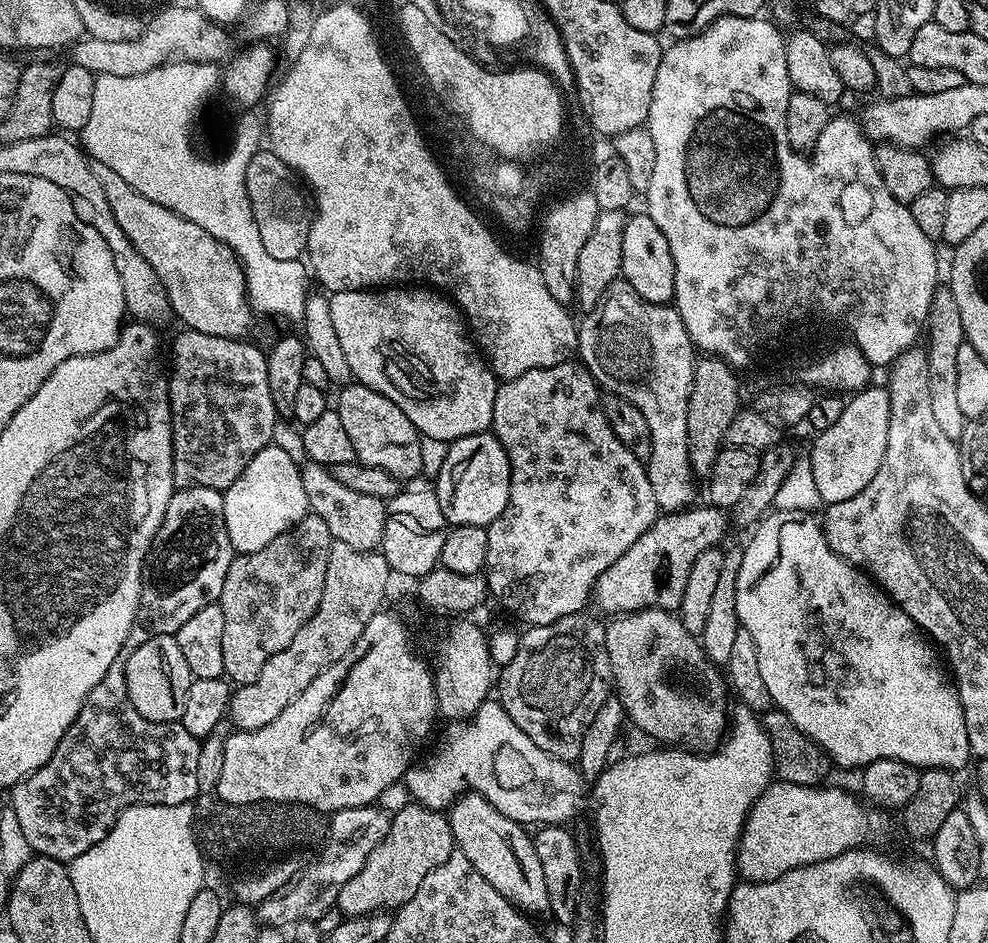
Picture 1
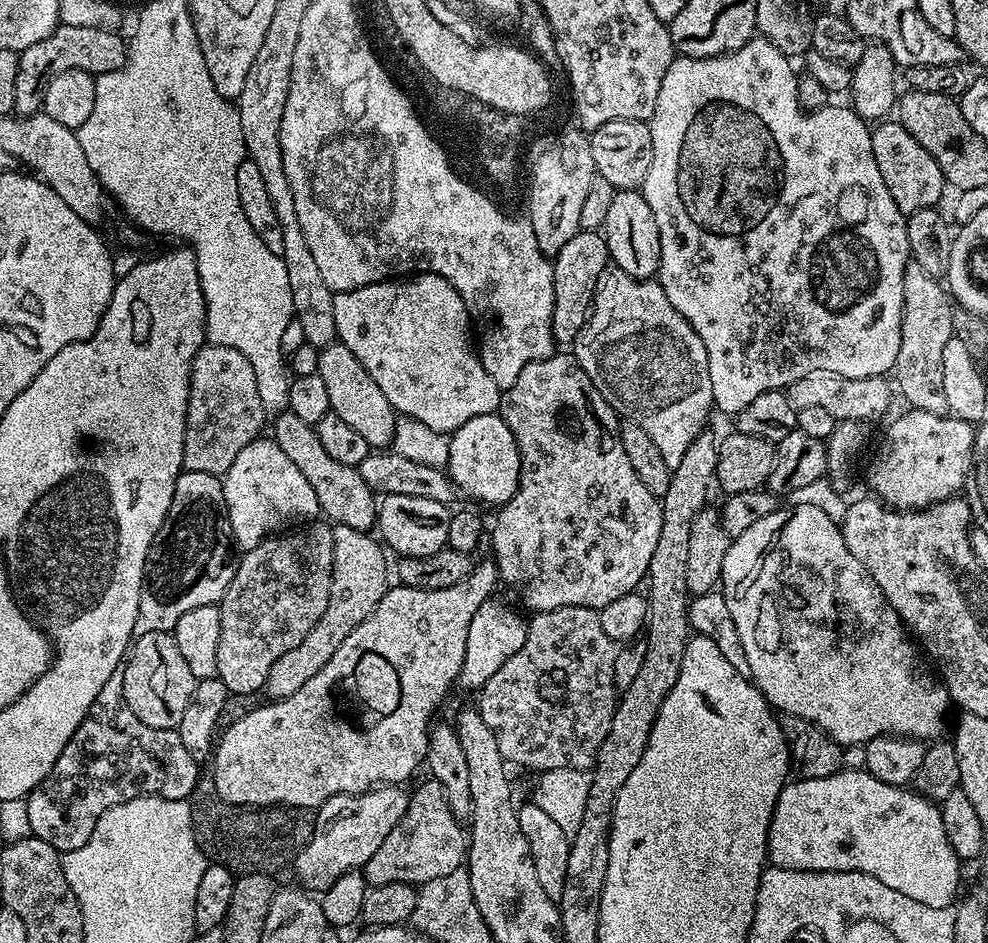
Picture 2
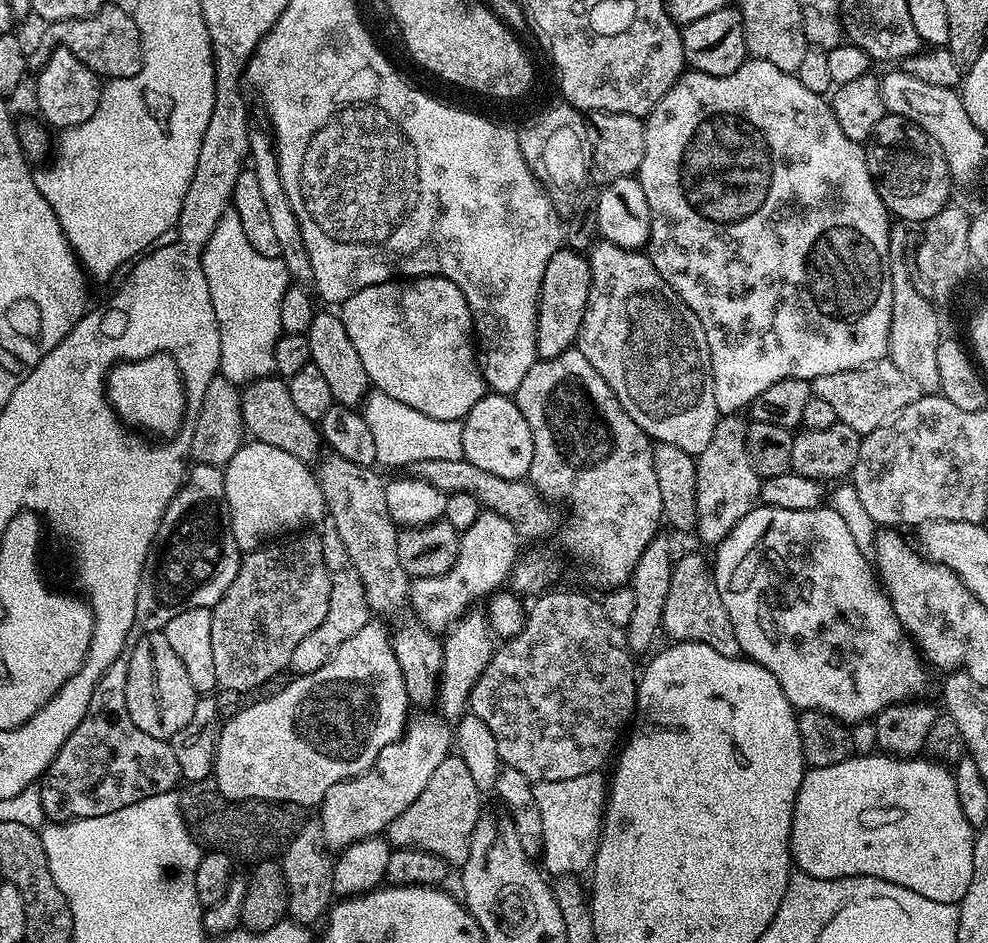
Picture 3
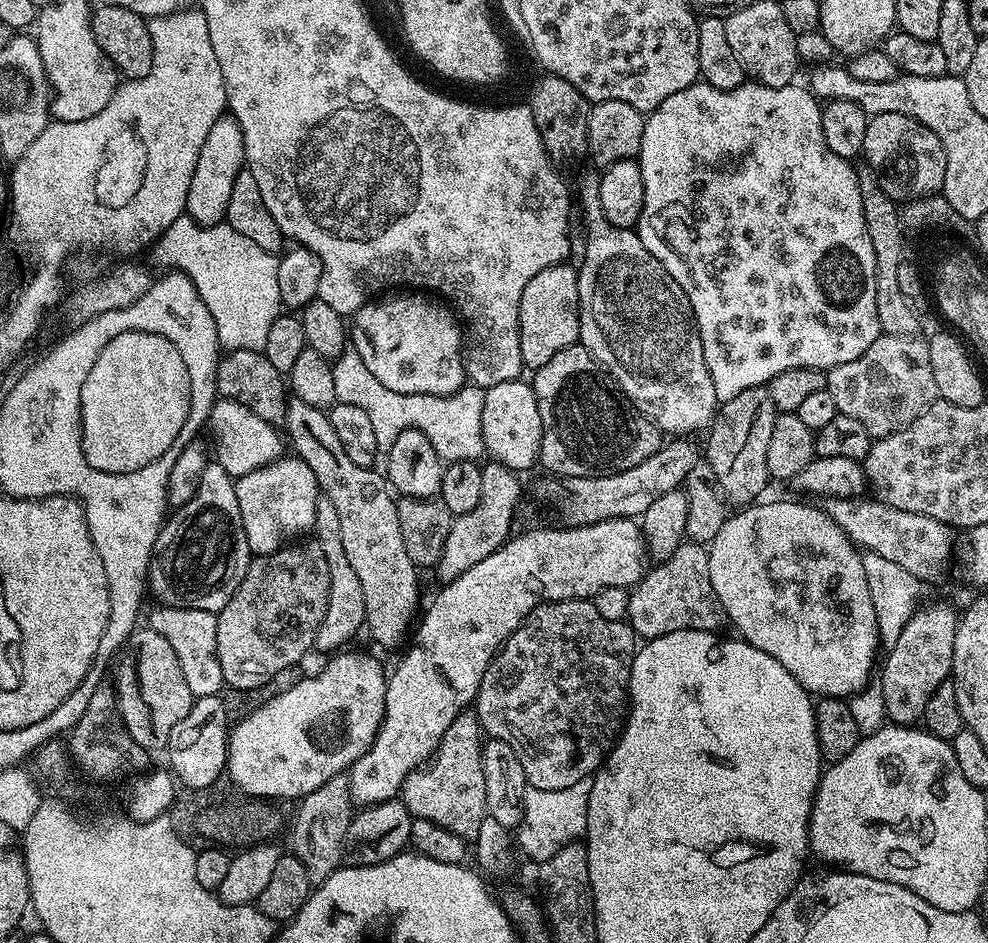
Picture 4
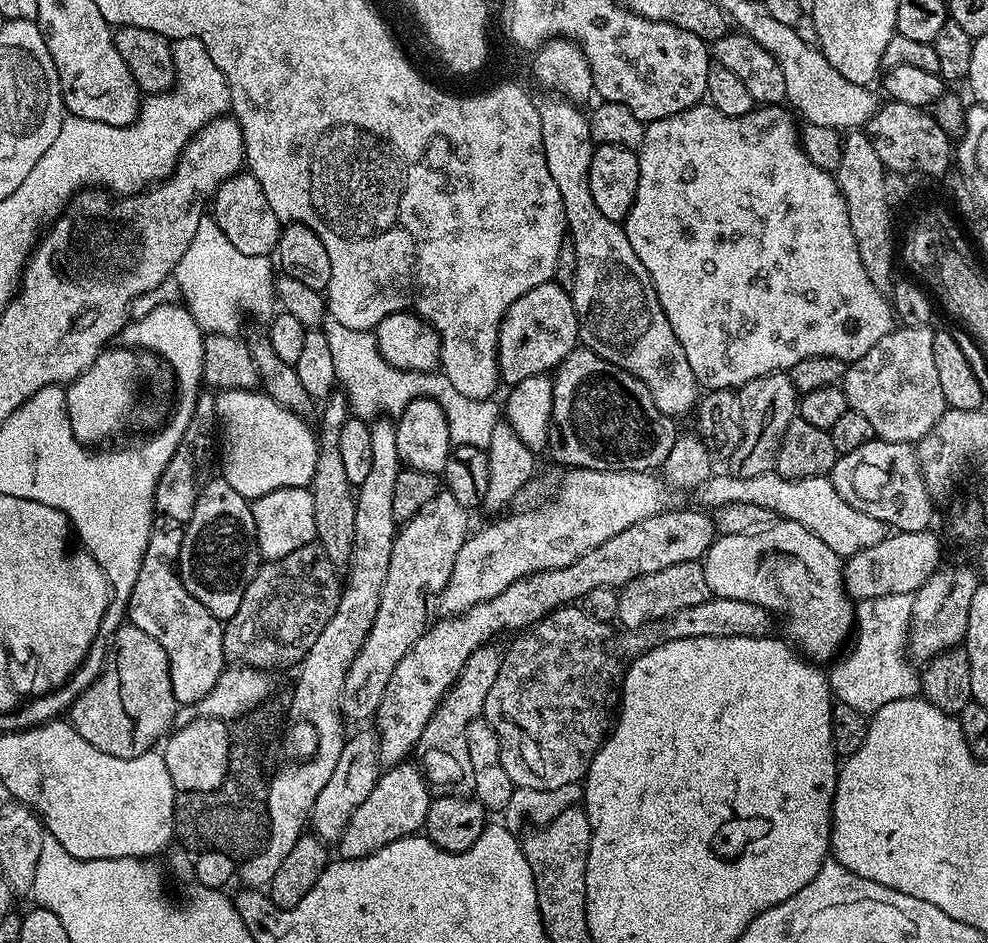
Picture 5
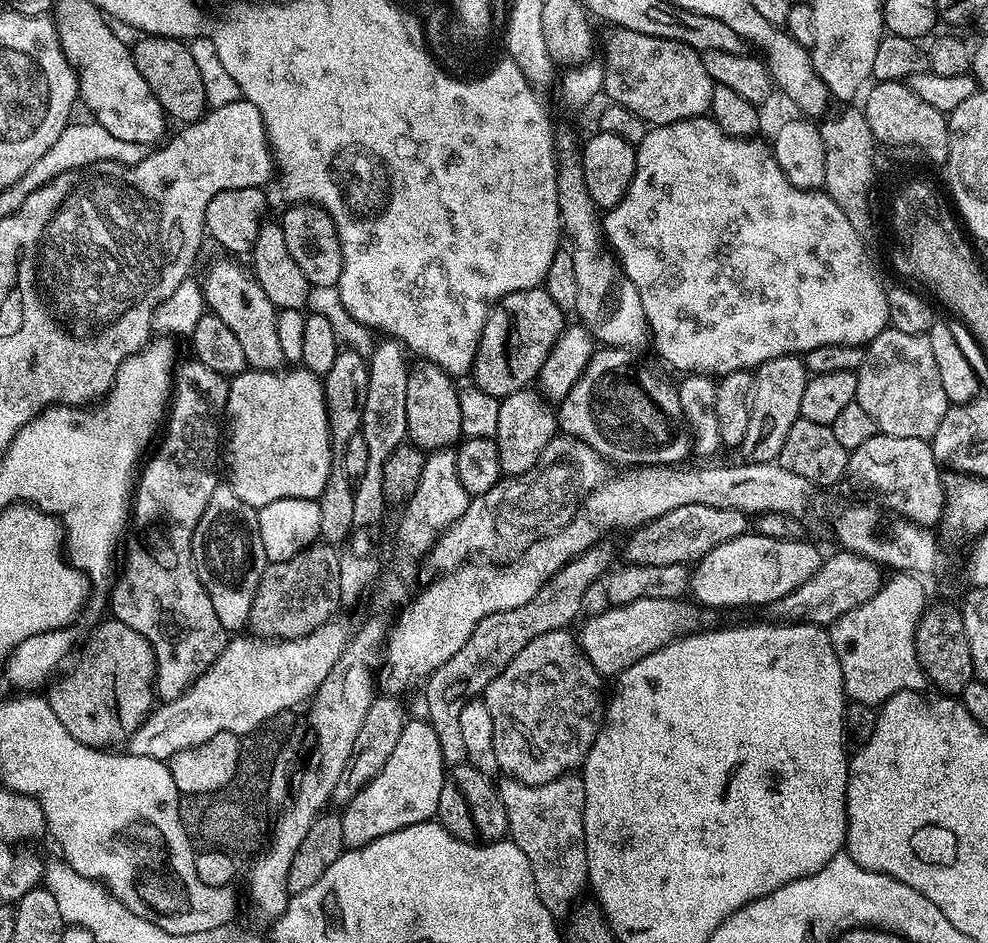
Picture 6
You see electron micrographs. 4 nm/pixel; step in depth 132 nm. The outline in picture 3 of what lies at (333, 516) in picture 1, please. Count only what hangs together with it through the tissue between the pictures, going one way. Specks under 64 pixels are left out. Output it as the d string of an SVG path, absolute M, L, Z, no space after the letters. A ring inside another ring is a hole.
M279 375L262 377L243 385L240 393L240 413L244 419L245 433L252 440L261 440L264 444L278 446L286 454L294 454L302 463L312 466L321 459L322 437L320 429L306 414L296 409L290 398L287 383Z

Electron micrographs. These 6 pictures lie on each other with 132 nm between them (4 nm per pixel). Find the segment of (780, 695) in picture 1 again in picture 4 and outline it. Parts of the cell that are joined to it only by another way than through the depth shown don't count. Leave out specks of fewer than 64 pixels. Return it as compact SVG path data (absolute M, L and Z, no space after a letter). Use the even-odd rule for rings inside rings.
M776 500L773 504L760 503L764 502L756 502L751 506L741 507L739 511L737 511L740 512L737 516L729 515L724 521L722 530L718 530L718 534L714 537L714 539L712 539L712 543L708 548L708 557L710 558L710 582L714 582L714 594L718 594L718 602L724 607L725 617L727 617L731 623L732 620L736 623L737 630L741 632L739 635L742 637L743 643L752 644L759 652L765 652L769 660L777 660L778 662L782 662L782 666L786 666L786 670L790 670L790 674L794 674L794 678L798 678L801 688L808 689L809 693L815 694L820 698L826 696L851 698L869 686L870 679L868 679L868 675L872 672L872 663L876 660L876 651L881 651L882 648L879 636L878 619L875 617L873 599L870 598L870 589L866 582L866 573L862 566L861 553L858 551L857 545L853 544L852 541L849 540L847 534L844 533L844 531L842 531L836 523L834 523L834 521L828 516L827 511L824 511L821 507L820 509L811 508L808 504L795 504L792 500Z

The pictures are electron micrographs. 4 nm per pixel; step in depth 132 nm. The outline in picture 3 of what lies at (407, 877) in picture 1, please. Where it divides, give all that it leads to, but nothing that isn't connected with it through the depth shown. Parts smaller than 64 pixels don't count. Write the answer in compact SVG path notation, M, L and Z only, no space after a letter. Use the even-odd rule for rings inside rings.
M457 754L442 758L440 765L430 774L426 790L390 822L386 839L393 849L418 848L440 856L449 866L462 866L470 858L470 834L480 821L482 793L475 786L469 767Z

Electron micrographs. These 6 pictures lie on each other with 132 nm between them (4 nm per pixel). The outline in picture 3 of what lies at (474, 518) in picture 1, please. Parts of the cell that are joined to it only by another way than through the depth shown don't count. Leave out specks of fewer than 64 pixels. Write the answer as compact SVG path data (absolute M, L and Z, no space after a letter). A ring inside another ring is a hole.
M486 394L482 397L462 421L462 450L464 459L474 462L478 470L486 470L486 474L498 474L498 478L523 480L530 470L530 462L534 462L534 438L530 438L530 426L526 426L526 418L522 418L522 410L518 410L512 396Z

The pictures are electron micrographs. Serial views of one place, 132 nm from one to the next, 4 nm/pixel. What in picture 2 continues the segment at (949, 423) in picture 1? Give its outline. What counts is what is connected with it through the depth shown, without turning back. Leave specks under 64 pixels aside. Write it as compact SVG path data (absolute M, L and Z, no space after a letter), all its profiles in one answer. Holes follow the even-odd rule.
M909 263L906 274L904 275L904 325L901 326L900 333L900 346L898 348L898 358L896 359L896 367L894 369L894 379L895 387L898 389L899 395L900 392L905 396L909 401L907 402L911 407L917 408L918 410L930 410L932 414L938 414L939 416L949 415L948 403L946 402L946 385L942 380L942 353L946 350L946 342L953 340L953 331L952 331L952 314L954 311L954 301L945 285L941 283L939 279L930 274L926 274L926 270L922 270L922 266L917 264Z

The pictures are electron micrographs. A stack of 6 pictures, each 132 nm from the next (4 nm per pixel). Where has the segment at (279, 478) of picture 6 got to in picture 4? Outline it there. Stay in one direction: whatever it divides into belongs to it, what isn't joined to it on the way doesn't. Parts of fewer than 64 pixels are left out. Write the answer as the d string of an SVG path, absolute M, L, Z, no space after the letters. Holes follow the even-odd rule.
M217 399L212 412L206 418L206 424L212 431L211 443L214 445L215 463L220 464L222 470L226 470L226 474L230 474L233 478L264 468L285 455L286 444L277 425L258 418L254 410L246 410L246 406L233 400ZM214 443L216 443L216 448Z

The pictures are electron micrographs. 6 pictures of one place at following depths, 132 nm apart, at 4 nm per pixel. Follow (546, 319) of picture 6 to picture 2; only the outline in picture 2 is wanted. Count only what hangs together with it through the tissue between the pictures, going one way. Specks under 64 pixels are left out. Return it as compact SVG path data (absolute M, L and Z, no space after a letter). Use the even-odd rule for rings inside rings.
M582 230L558 250L558 254L552 260L552 273L554 274L554 314L552 315L552 339L557 345L575 345L580 331L584 329L589 314L592 313L592 300L596 297L598 278L602 278L605 268L609 267L608 247L603 235L596 230Z

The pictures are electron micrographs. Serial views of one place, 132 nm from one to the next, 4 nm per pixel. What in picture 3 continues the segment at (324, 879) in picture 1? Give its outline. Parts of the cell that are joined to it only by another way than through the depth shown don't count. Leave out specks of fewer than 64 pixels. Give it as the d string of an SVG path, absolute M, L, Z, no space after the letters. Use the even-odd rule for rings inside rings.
M416 714L409 719L400 739L390 742L382 754L362 774L349 780L338 782L326 790L324 799L319 805L318 823L324 843L329 849L341 850L350 847L362 839L379 837L426 790L430 774L434 774L442 758L450 755L454 744L454 728L450 723L439 720L432 714ZM420 715L420 716L416 716Z

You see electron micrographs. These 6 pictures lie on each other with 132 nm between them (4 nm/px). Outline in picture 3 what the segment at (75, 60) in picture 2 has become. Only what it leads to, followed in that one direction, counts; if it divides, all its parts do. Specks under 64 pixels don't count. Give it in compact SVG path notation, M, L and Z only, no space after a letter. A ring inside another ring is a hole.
M112 2L105 3L93 16L83 16L73 20L53 20L40 36L36 49L31 49L28 56L28 67L38 70L50 58L56 48L70 50L83 64L91 64L98 69L101 77L108 80L121 80L138 74L144 61L142 38L138 34L138 26L134 22L131 11L126 7L119 8Z

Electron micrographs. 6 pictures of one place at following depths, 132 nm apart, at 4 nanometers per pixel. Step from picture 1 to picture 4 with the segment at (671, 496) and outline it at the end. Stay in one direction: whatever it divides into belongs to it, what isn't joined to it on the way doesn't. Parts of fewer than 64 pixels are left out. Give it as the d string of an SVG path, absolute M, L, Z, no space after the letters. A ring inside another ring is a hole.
M584 172L574 184L578 197L578 211L584 217L584 230L588 237L586 258L578 270L578 298L580 299L579 343L589 352L596 363L616 382L630 403L643 416L656 425L661 433L672 438L684 438L688 432L707 429L718 411L718 397L714 394L714 382L706 370L702 354L702 342L692 317L692 307L678 282L646 250L639 231L614 226L602 214L602 202L598 198L600 172Z

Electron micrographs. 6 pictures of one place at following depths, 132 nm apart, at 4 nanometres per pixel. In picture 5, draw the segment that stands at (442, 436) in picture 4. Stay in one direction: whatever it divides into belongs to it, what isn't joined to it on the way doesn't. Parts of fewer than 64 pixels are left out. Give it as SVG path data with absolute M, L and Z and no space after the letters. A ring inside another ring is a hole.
M331 318L325 319L322 331L326 334L326 343L330 345L330 355L334 358L336 383L348 397L353 417L369 422L383 416L396 418L402 410L406 410L406 406L410 406L410 402L418 398L430 398L436 400L446 414L453 445L469 444L475 448L488 449L494 426L502 416L495 399L466 398L466 394L461 394L450 383L450 378L436 370L411 372L388 364L386 358L382 358L376 337L371 331L350 330L350 326L342 326L342 322Z

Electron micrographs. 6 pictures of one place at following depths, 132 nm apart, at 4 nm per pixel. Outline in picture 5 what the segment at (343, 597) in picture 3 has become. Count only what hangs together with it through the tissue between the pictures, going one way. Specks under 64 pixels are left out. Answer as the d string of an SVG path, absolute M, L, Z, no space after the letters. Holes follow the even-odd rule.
M333 391L327 400L323 401L320 412L320 428L318 427L318 447L314 462L314 478L310 491L314 498L314 526L316 540L326 550L326 558L337 566L347 565L352 559L352 535L354 534L354 514L356 513L356 498L354 486L346 478L346 470L338 450L338 433L350 418L348 397L343 391Z

